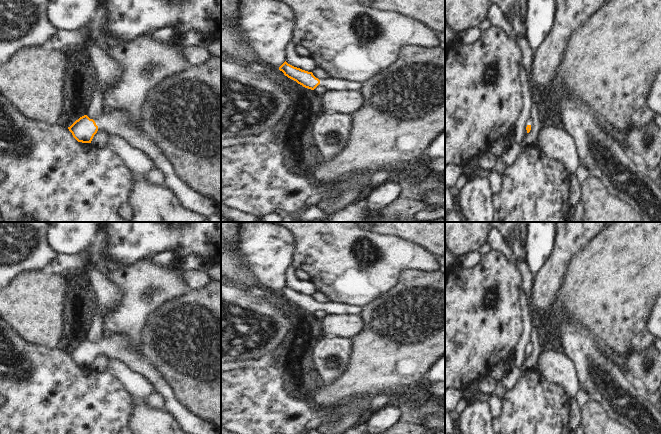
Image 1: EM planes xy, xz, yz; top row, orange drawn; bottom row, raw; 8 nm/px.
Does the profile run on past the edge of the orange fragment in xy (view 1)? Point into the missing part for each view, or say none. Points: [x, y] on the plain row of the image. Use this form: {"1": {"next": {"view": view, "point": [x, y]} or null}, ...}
{"1": {"next": {"view": "xy", "point": [116, 346]}}}

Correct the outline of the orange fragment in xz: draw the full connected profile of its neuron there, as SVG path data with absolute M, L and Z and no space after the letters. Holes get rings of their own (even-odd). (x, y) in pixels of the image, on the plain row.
M286 285L279 291L279 294L282 295L288 302L311 314L314 314L319 308L326 314L336 315L357 315L362 311L361 306L354 306L352 304L340 304L338 302L326 302L319 304L313 299L312 296L294 291Z

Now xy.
M111 334L96 342L95 345L84 339L68 353L73 361L82 367L91 367L99 353L119 359L137 373L145 376L155 386L163 397L164 409L176 419L182 430L189 434L219 434L212 422L202 419L174 399L171 389L162 376L144 356L137 355L129 348L123 335Z

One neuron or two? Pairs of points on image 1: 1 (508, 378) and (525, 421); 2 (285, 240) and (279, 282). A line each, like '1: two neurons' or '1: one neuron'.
1: two neurons
2: one neuron

